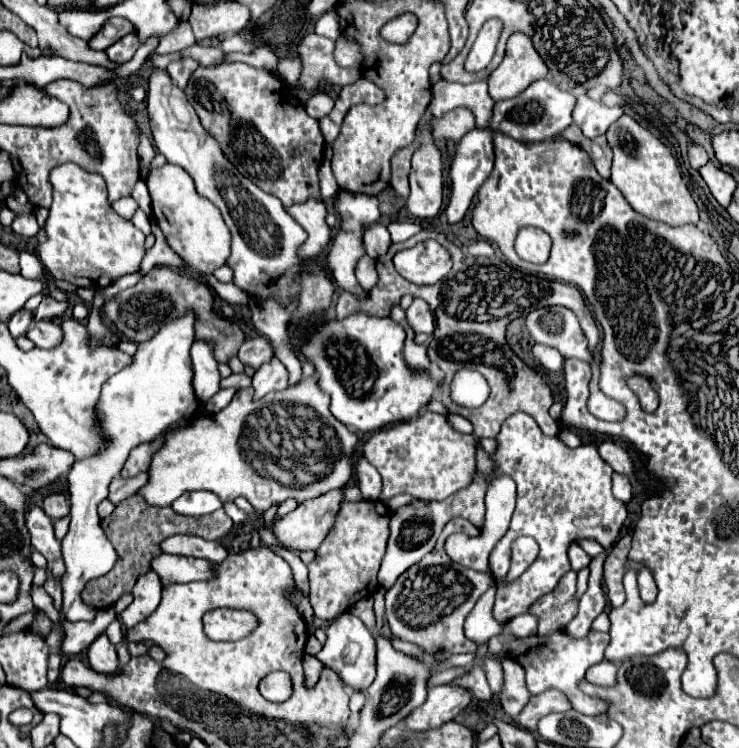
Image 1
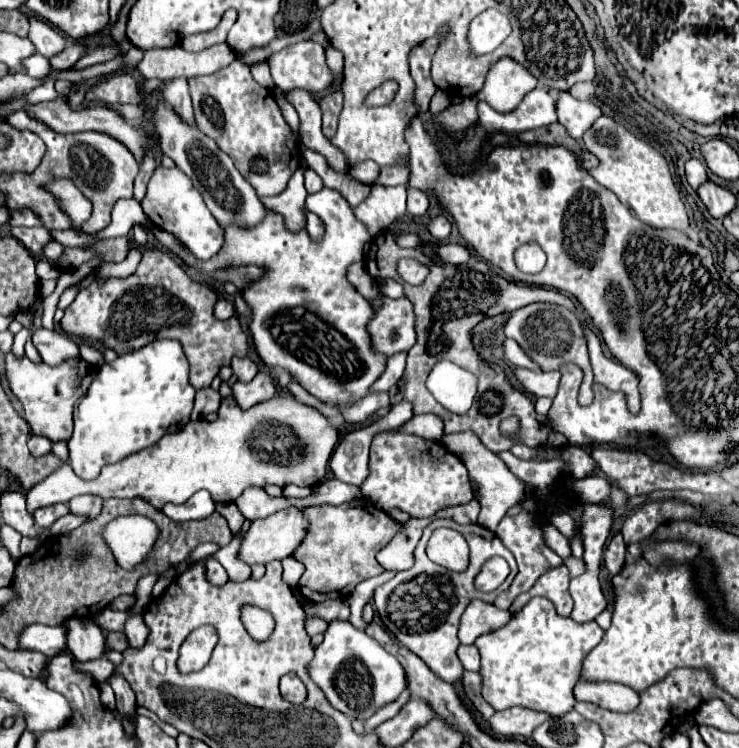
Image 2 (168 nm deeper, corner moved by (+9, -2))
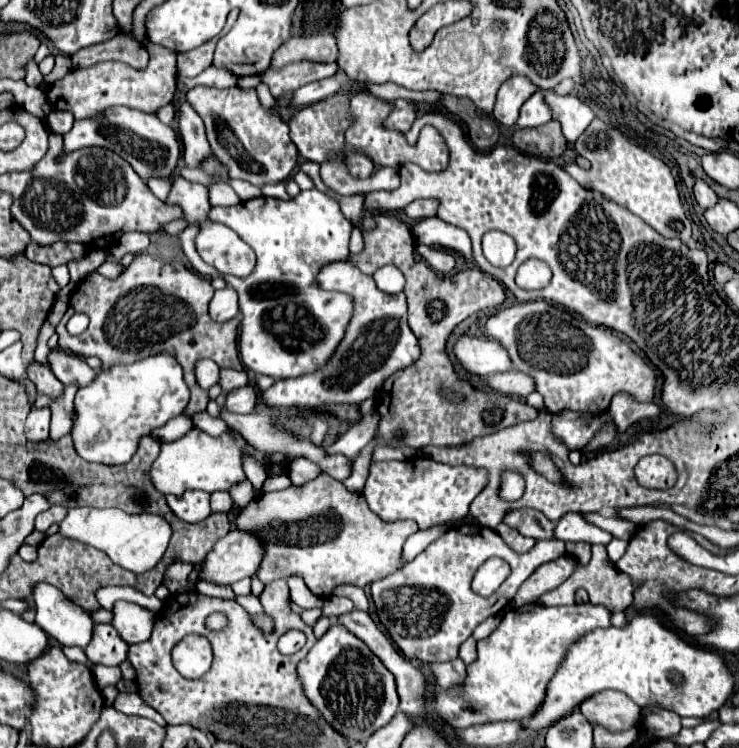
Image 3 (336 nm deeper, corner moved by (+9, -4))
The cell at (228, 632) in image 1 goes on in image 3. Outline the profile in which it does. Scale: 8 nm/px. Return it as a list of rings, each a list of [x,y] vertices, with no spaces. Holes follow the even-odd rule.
[[[187,636],[173,648],[173,664],[185,678],[199,678],[211,666],[211,644],[203,636]]]

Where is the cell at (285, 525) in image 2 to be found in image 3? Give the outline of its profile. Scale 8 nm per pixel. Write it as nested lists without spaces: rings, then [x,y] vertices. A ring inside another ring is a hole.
[[[233,528],[227,536],[219,538],[199,568],[199,580],[231,586],[241,578],[257,572],[263,558],[261,540],[253,534]]]

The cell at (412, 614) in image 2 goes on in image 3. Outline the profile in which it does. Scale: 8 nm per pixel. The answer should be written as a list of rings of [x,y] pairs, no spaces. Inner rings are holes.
[[[477,522],[461,524],[445,532],[403,570],[375,580],[371,584],[371,598],[381,624],[409,660],[447,662],[457,658],[461,642],[473,634],[477,624],[489,616],[501,614],[511,604],[519,586],[535,572],[535,568],[563,554],[563,540],[537,540],[529,552],[517,554],[491,528],[479,526]],[[493,556],[507,560],[511,572],[491,596],[479,596],[471,590],[471,580],[477,568]]]

